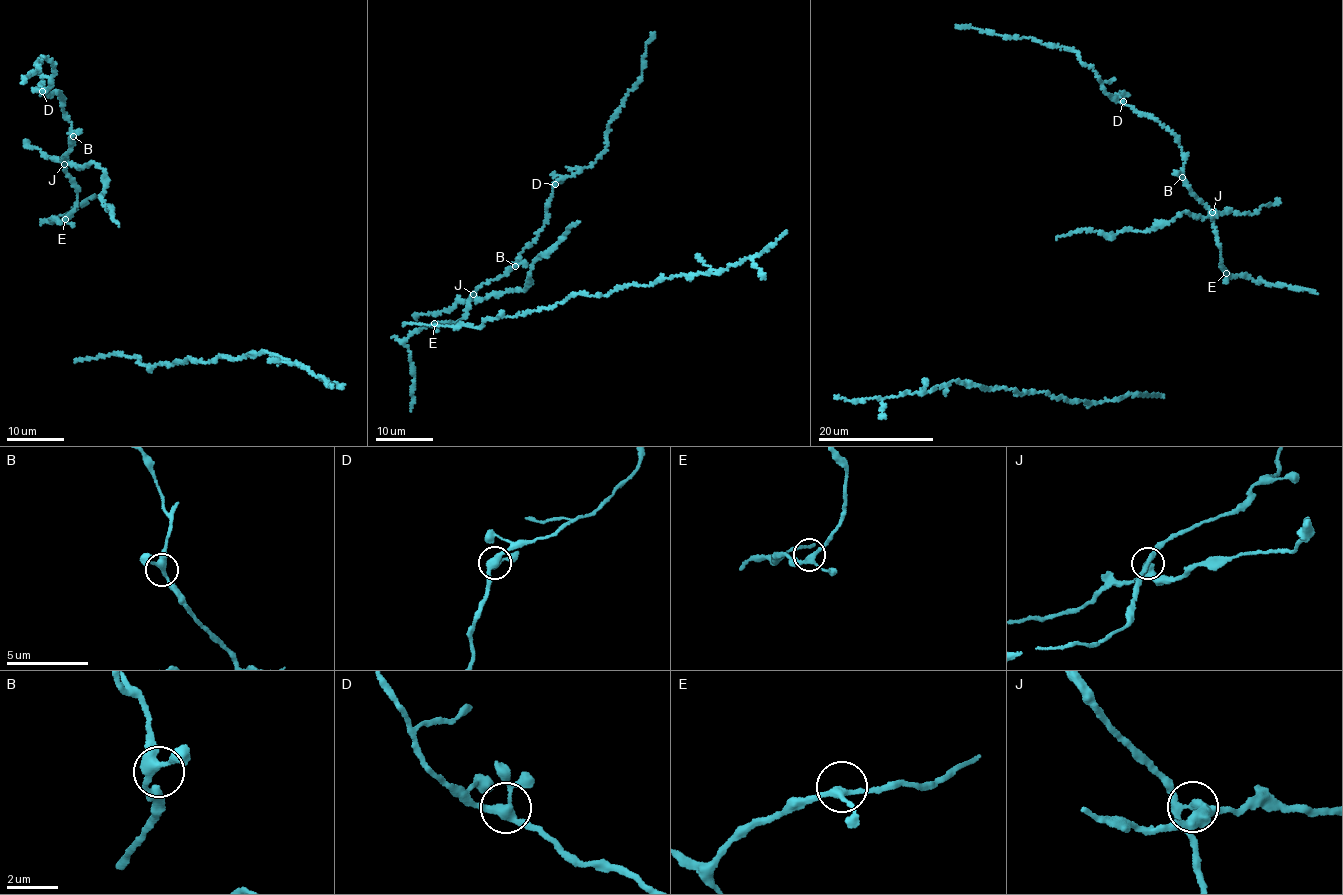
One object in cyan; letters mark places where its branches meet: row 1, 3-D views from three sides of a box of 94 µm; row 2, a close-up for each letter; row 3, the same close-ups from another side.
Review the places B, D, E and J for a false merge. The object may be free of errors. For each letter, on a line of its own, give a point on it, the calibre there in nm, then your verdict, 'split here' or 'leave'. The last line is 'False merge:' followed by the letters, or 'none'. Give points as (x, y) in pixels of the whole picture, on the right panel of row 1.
B: (1182, 177) | 320 nm | leave
D: (1123, 101) | 320 nm | leave
E: (1226, 273) | 220 nm | leave
J: (1212, 212) | 320 nm | split here
False merge: J

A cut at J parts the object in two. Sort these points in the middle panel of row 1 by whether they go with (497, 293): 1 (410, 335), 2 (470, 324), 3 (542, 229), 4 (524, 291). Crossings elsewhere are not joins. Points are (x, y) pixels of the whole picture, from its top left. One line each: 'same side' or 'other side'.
1: other side
2: other side
3: other side
4: same side

